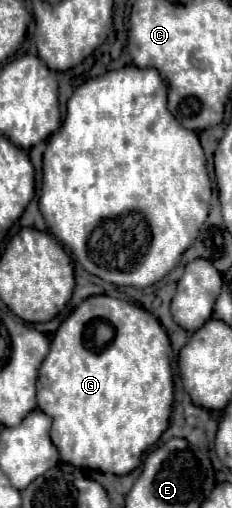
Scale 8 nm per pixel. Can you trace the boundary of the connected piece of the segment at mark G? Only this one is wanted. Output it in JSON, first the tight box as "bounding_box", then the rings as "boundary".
{"bounding_box":[36,295,174,475],"boundary":[[[96,295],[82,301],[53,334],[50,353],[44,359],[36,381],[38,407],[52,417],[50,439],[56,445],[60,459],[74,467],[114,475],[134,471],[144,453],[160,439],[170,423],[174,403],[170,355],[172,347],[164,327],[140,305],[108,295]]]}

